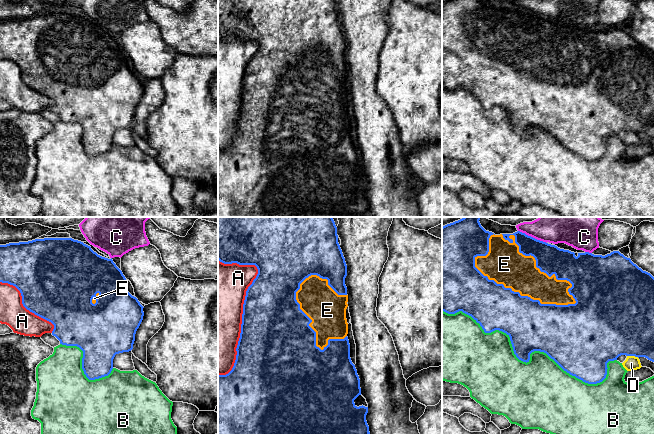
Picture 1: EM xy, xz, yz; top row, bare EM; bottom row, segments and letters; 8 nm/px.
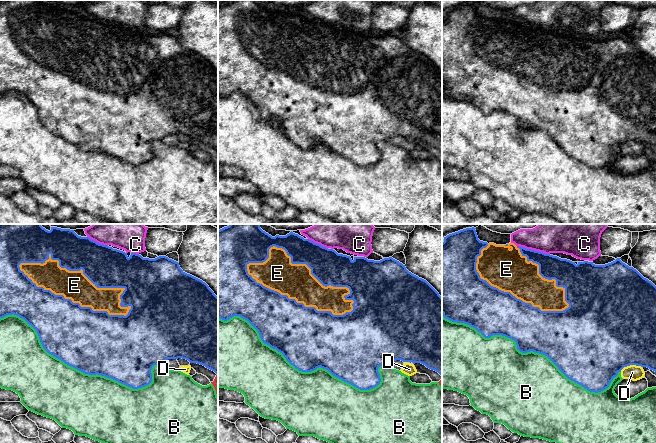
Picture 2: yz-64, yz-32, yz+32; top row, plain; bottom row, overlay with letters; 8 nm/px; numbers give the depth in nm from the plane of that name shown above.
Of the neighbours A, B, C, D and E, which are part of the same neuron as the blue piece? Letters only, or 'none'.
E

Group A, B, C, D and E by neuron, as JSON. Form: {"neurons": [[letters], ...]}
{"neurons": [["A"], ["B"], ["C"], ["D"], ["E"]]}

